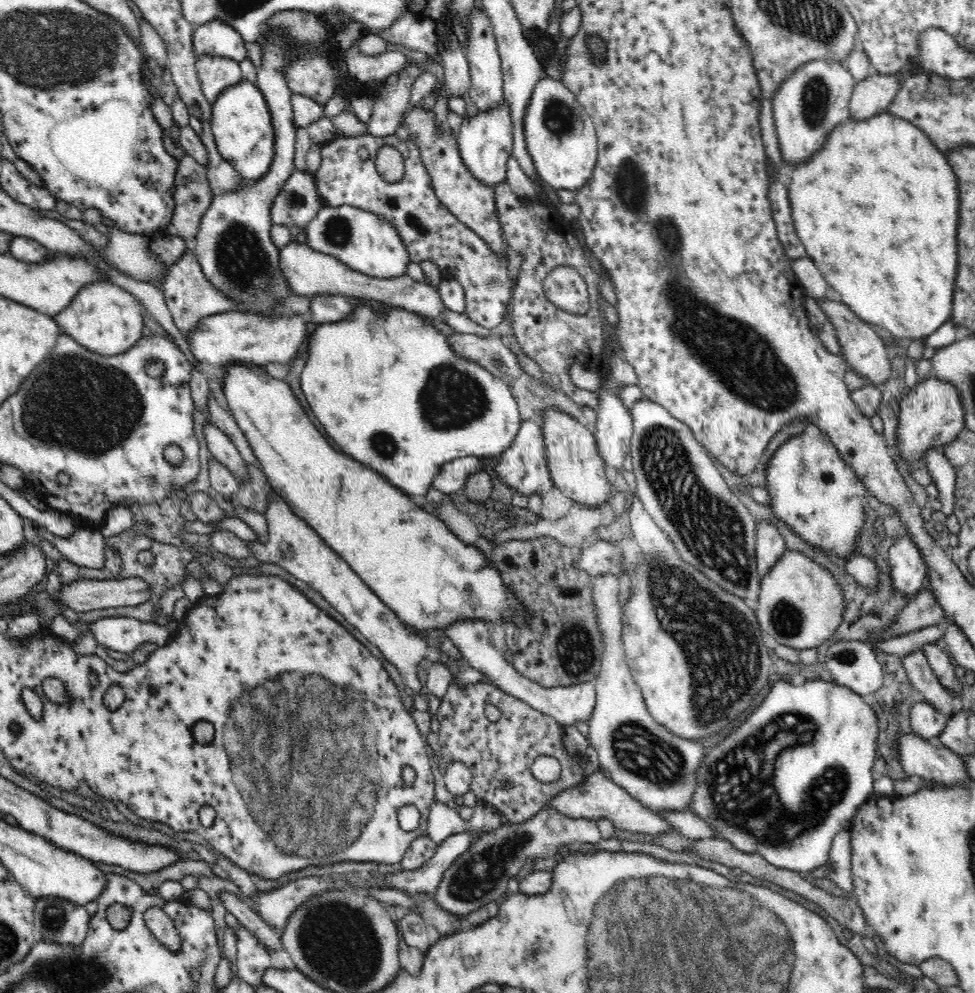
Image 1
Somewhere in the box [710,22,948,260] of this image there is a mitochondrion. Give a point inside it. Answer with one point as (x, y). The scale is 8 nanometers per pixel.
(817, 93)

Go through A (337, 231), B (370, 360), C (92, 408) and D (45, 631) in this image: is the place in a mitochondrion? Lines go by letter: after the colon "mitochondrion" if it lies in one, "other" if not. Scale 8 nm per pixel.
A: mitochondrion
B: other
C: mitochondrion
D: other

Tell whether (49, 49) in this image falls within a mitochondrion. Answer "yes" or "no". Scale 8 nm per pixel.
yes

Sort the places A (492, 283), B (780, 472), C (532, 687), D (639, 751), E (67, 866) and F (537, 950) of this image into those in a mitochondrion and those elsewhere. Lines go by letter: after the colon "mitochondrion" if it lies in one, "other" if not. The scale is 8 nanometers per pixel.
A: mitochondrion
B: other
C: other
D: mitochondrion
E: other
F: mitochondrion

